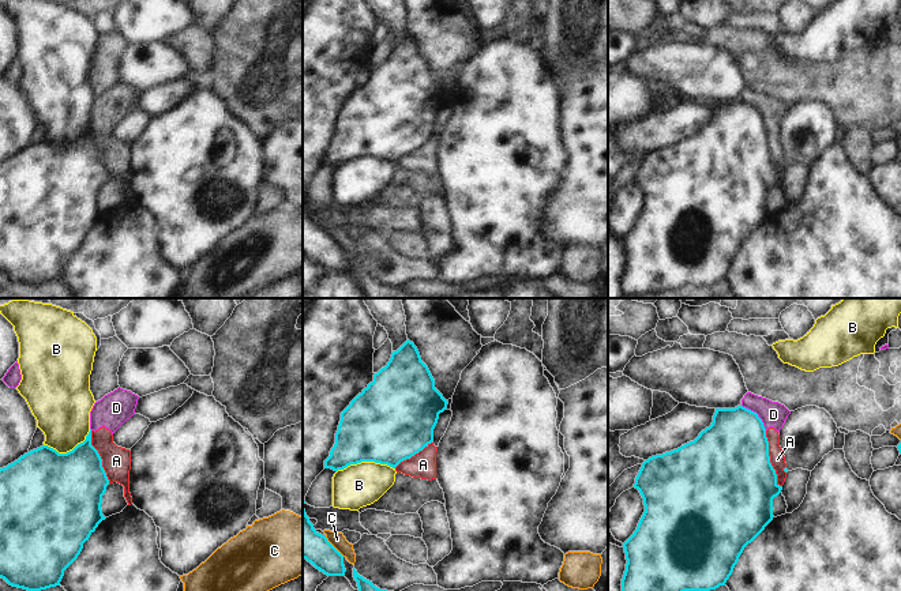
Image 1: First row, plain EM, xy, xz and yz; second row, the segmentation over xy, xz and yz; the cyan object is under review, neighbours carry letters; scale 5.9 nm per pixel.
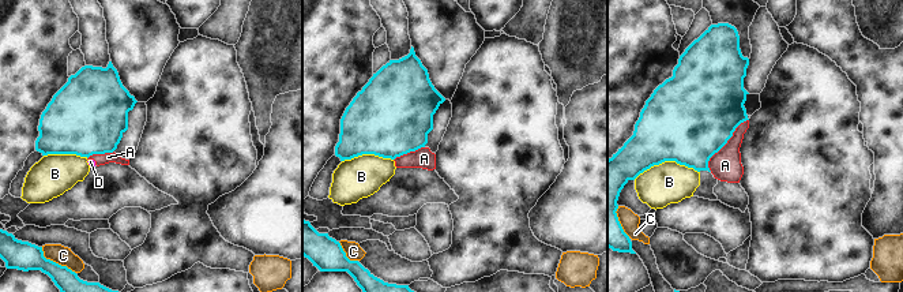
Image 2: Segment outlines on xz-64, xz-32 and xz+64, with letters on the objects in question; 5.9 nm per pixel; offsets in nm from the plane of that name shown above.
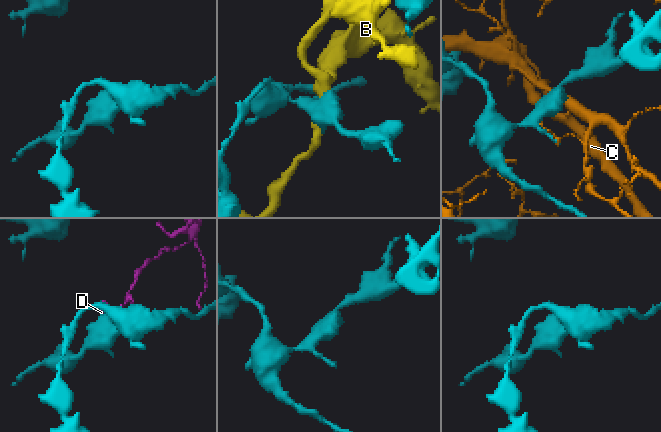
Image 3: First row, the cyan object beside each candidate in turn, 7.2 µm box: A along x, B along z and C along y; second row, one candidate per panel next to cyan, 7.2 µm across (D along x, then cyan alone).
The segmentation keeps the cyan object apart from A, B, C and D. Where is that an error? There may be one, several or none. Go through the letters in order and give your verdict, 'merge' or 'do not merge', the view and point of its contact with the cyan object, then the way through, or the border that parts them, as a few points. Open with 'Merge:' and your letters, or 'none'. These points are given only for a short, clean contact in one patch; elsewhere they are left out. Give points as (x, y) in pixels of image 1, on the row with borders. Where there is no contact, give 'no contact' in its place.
Merge: none
A: do not merge; contact yz (769, 459); border yz (765, 430), (769, 462), (774, 470), (776, 481), (781, 486)
B: do not merge; contact xz (365, 460)
C: do not merge; contact xz (333, 546)
D: do not merge; contact yz (757, 414); border yz (742, 405), (753, 410), (766, 429)

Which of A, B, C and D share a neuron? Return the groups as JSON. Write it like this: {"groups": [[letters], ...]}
{"groups": [["A", "D"], ["B"], ["C"]]}

